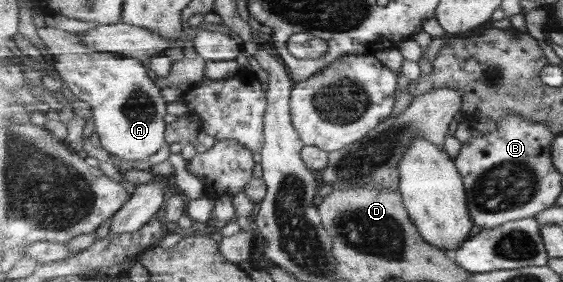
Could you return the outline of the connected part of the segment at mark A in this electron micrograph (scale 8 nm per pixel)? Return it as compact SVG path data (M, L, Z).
M40 28L40 38L45 42L47 53L54 58L54 68L61 75L62 80L76 97L92 105L92 118L99 142L109 155L122 160L123 168L128 167L132 162L148 161L154 156L164 144L166 144L166 100L162 98L160 90L162 87L157 81L152 80L148 74L148 68L142 64L142 60L112 54L107 51L94 50L83 42L83 35L80 33L64 32L58 28Z

